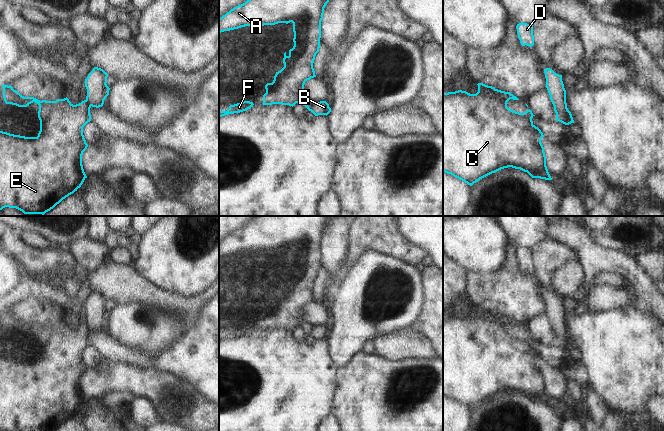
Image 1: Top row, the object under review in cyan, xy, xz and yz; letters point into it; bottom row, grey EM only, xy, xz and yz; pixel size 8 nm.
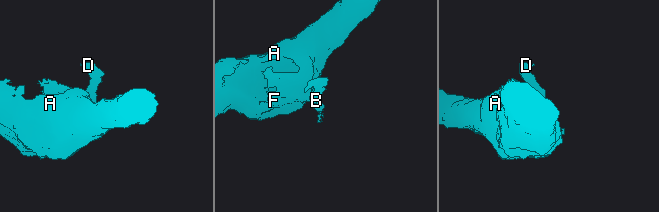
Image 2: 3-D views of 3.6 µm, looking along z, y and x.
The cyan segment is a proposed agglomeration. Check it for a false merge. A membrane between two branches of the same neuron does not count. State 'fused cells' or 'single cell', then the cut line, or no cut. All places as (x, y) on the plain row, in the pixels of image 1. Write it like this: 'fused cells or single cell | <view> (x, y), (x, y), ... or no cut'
fused cells | xz (315, 326), (309, 334)

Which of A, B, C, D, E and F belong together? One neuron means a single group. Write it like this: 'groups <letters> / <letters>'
groups A C E F / B D

